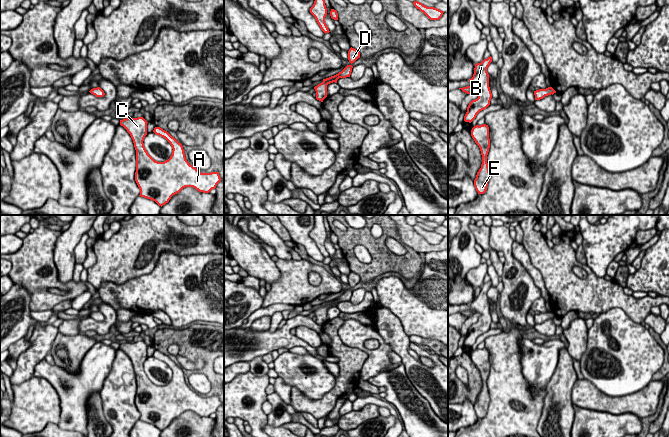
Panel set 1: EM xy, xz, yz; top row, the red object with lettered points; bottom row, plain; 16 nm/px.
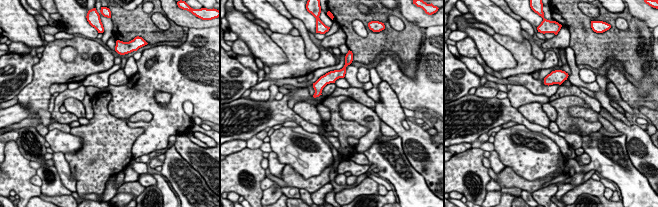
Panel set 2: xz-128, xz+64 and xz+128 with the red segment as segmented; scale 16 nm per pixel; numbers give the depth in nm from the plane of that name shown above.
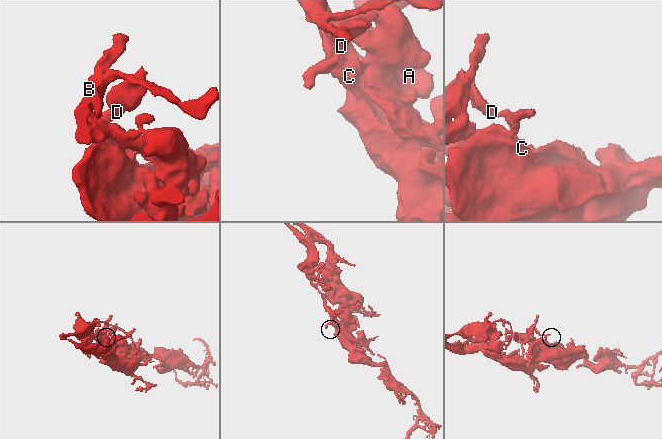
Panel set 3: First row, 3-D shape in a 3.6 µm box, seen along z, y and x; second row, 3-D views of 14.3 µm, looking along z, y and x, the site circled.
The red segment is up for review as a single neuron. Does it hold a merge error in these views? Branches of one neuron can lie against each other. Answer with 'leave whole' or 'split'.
leave whole

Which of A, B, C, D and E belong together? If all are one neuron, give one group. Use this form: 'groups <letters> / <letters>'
groups A B C D E

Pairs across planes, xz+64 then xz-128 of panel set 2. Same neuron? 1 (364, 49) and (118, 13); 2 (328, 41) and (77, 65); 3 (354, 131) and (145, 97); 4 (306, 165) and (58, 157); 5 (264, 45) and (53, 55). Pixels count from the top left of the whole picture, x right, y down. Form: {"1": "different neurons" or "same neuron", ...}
{"1": "same neuron", "2": "same neuron", "3": "different neurons", "4": "different neurons", "5": "different neurons"}

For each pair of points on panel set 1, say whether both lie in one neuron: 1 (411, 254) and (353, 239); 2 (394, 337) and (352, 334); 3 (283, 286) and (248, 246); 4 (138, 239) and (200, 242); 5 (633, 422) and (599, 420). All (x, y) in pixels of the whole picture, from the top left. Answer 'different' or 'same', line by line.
1: same
2: different
3: different
4: same
5: same

